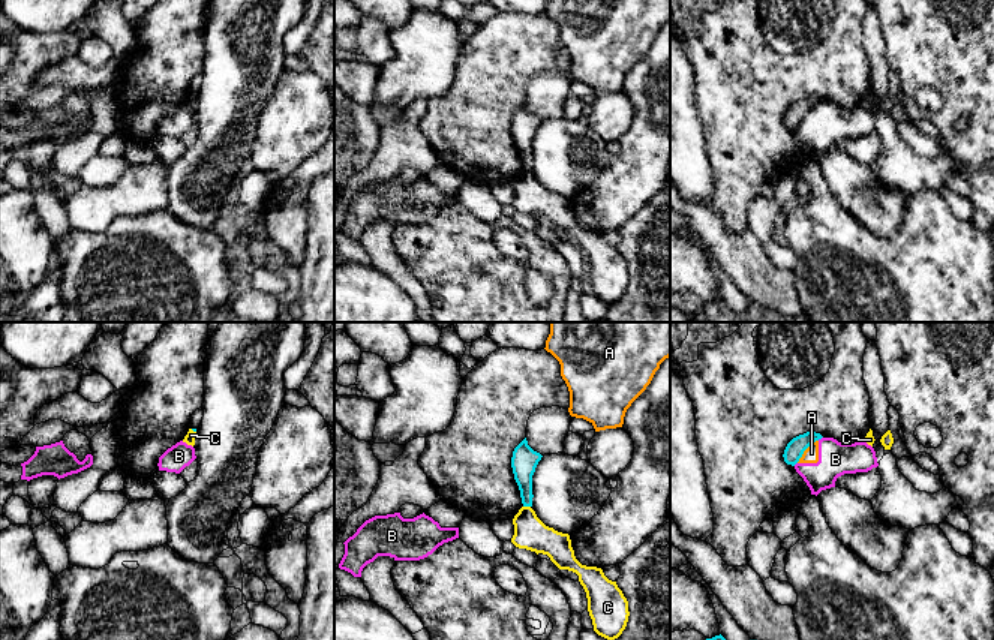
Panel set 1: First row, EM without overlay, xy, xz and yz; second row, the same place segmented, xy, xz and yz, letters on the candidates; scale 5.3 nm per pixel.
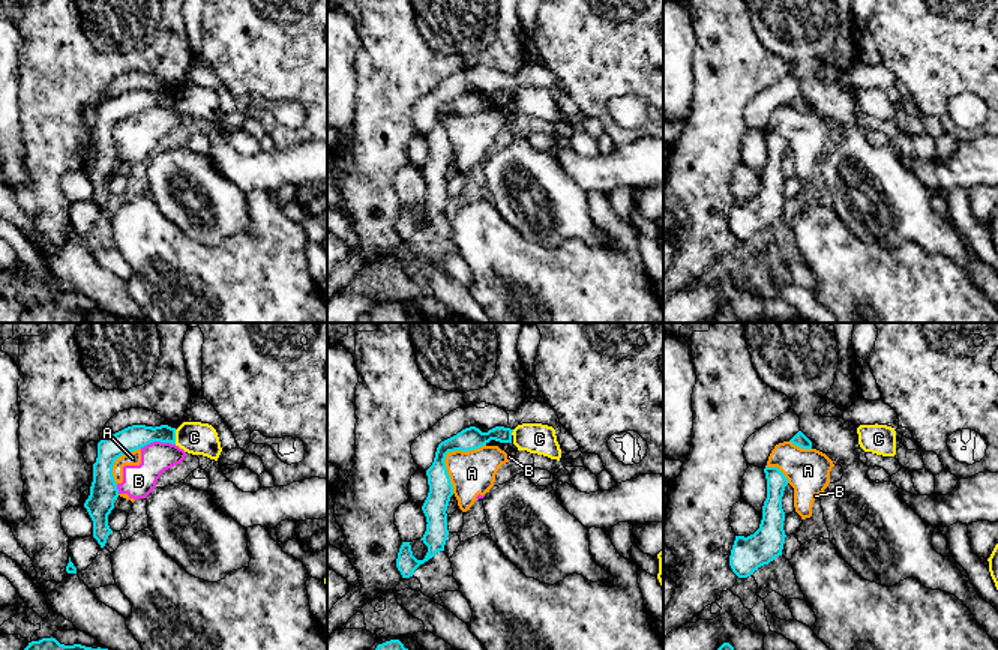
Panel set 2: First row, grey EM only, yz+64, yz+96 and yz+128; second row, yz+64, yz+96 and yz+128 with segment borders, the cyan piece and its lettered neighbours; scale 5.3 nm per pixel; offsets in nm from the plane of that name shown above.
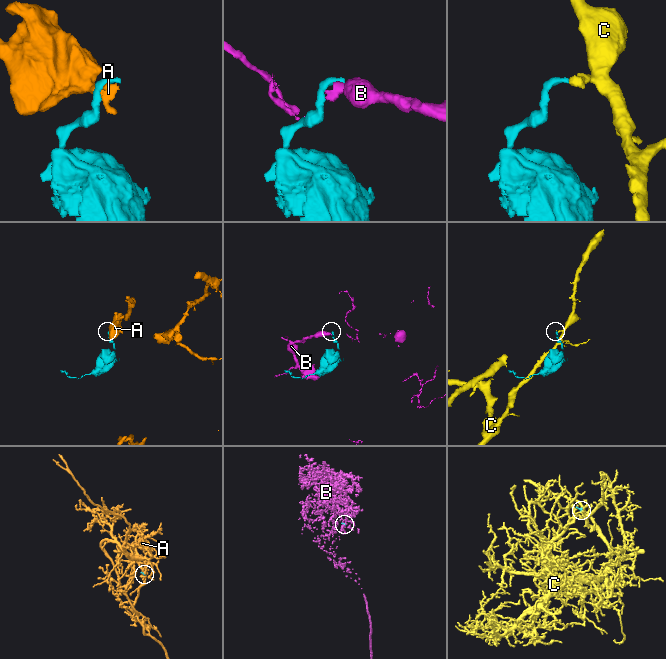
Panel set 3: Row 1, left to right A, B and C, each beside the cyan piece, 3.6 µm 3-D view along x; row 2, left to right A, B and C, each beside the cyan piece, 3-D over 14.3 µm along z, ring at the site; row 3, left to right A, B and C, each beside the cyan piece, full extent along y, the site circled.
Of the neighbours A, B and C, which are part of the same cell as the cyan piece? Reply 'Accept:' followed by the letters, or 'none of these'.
Accept: none of these

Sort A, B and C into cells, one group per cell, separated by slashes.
A B / C

